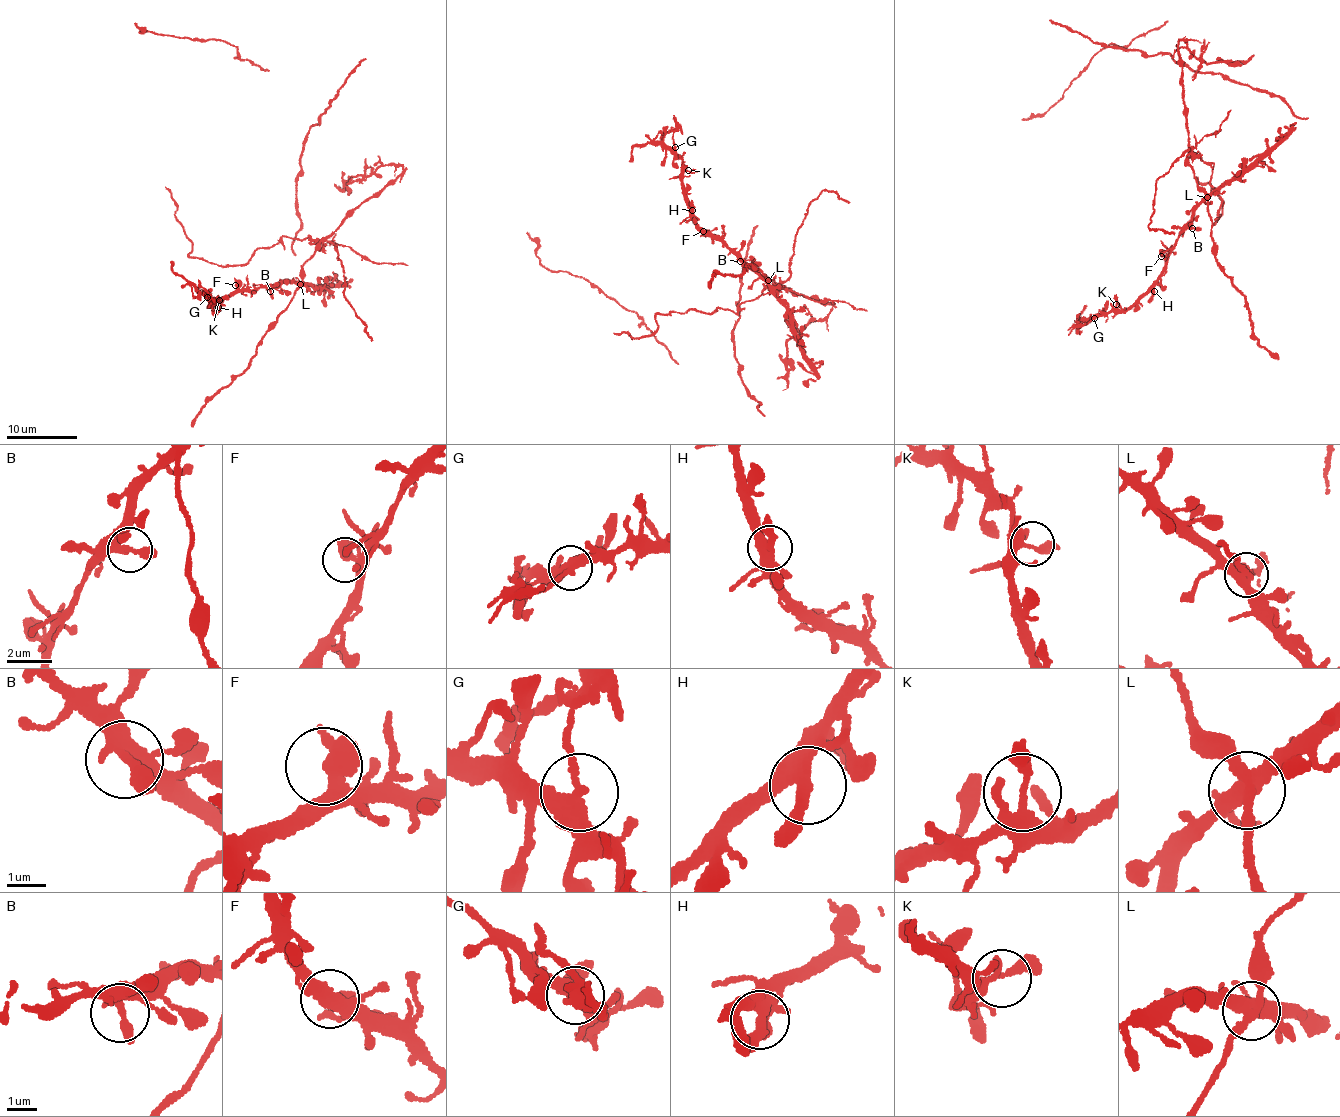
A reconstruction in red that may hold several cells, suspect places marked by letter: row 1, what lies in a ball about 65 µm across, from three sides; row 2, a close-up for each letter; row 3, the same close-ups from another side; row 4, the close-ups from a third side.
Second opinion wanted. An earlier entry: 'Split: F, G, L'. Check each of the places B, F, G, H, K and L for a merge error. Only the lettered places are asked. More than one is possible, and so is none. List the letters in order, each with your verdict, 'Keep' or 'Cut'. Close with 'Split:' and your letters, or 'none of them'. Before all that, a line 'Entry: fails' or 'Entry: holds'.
Entry: fails
B: Keep
F: Keep
G: Cut
H: Keep
K: Keep
L: Cut
Split: G, L

